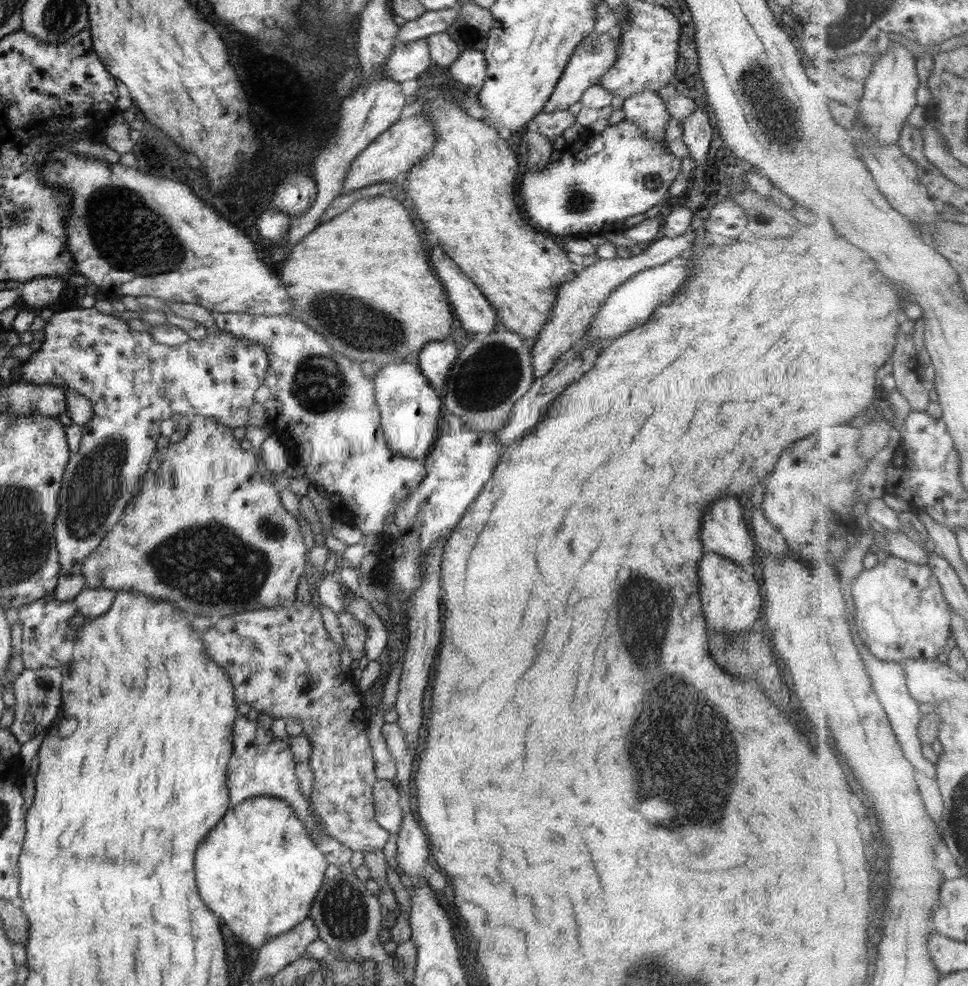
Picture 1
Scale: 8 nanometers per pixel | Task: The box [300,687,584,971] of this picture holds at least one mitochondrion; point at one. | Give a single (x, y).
(344, 913)

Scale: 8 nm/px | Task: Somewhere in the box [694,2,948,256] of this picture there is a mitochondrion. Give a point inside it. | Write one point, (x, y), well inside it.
(759, 89)

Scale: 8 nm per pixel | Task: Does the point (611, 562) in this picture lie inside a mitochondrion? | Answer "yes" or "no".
no

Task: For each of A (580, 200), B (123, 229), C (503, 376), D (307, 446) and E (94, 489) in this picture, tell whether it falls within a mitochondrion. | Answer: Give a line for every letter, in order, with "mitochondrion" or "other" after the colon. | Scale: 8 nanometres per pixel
A: mitochondrion
B: mitochondrion
C: mitochondrion
D: other
E: mitochondrion

